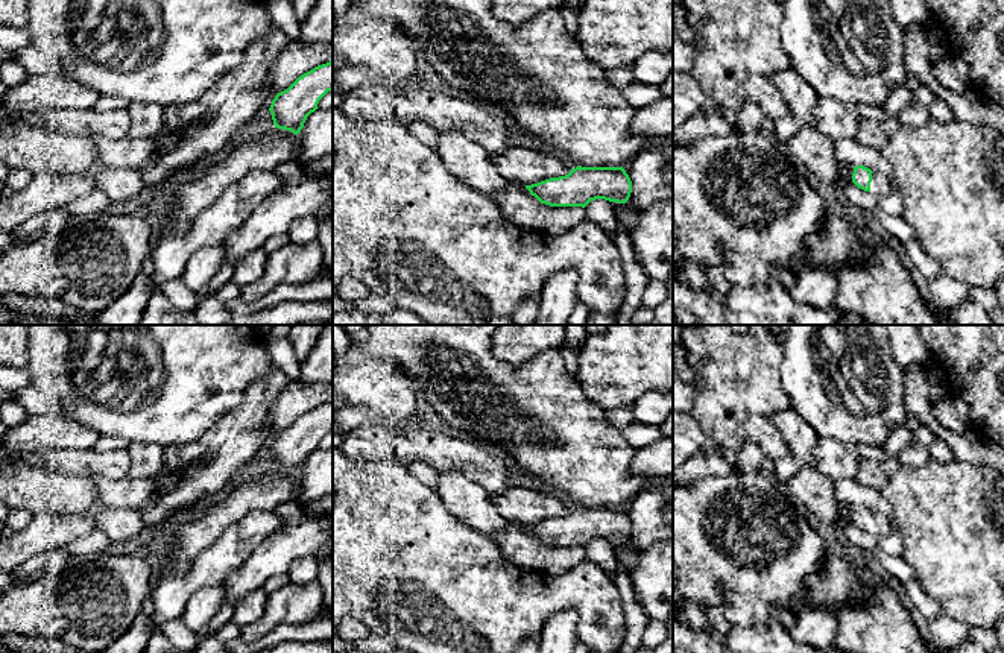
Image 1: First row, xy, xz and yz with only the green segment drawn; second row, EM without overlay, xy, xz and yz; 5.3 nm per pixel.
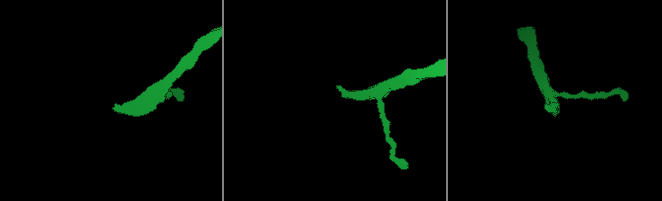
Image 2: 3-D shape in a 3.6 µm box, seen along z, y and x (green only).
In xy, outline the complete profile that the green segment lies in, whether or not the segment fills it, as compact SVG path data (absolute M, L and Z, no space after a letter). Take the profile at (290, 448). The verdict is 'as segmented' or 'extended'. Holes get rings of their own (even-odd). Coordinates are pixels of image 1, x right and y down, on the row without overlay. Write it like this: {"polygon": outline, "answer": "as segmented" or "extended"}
{"polygon": "M333 401L304 413L275 436L269 448L275 468L298 475L328 431L333 431Z", "answer": "as segmented"}

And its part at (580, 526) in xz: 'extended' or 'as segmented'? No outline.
as segmented

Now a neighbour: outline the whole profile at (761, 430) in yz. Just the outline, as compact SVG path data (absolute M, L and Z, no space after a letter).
M750 416L747 422L747 442L758 445L764 456L772 460L778 460L788 454L779 430L769 416Z

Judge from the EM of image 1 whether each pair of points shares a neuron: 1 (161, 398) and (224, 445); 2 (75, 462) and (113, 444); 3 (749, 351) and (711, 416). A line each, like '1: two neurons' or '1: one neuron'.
1: two neurons
2: two neurons
3: one neuron

